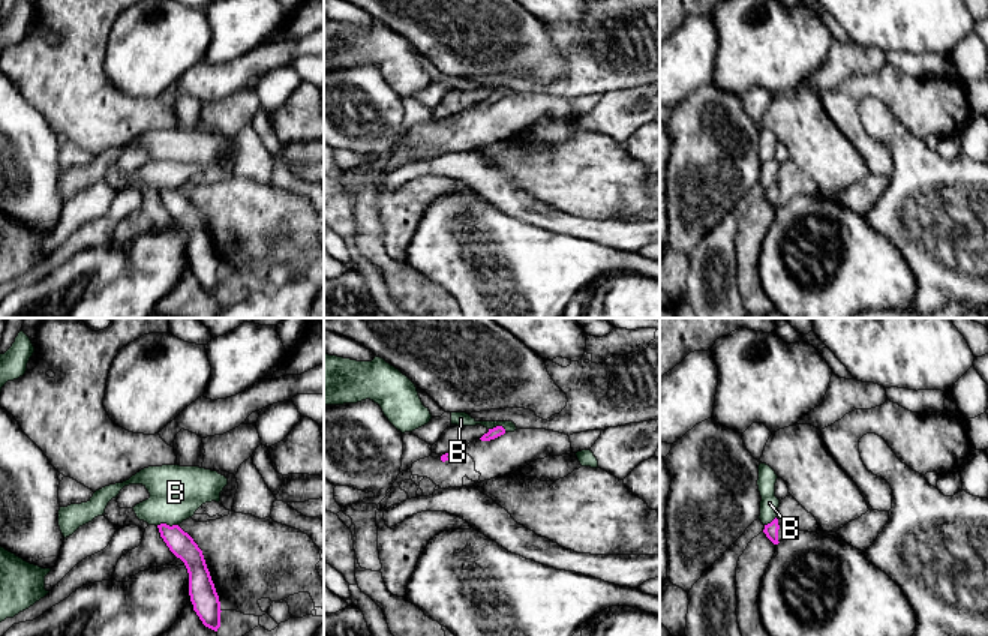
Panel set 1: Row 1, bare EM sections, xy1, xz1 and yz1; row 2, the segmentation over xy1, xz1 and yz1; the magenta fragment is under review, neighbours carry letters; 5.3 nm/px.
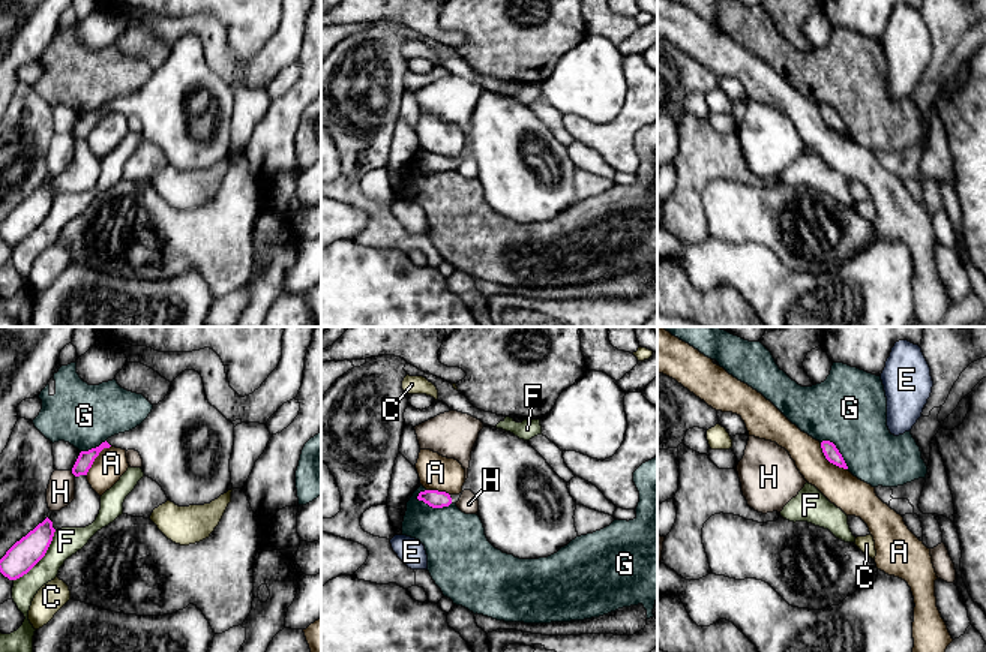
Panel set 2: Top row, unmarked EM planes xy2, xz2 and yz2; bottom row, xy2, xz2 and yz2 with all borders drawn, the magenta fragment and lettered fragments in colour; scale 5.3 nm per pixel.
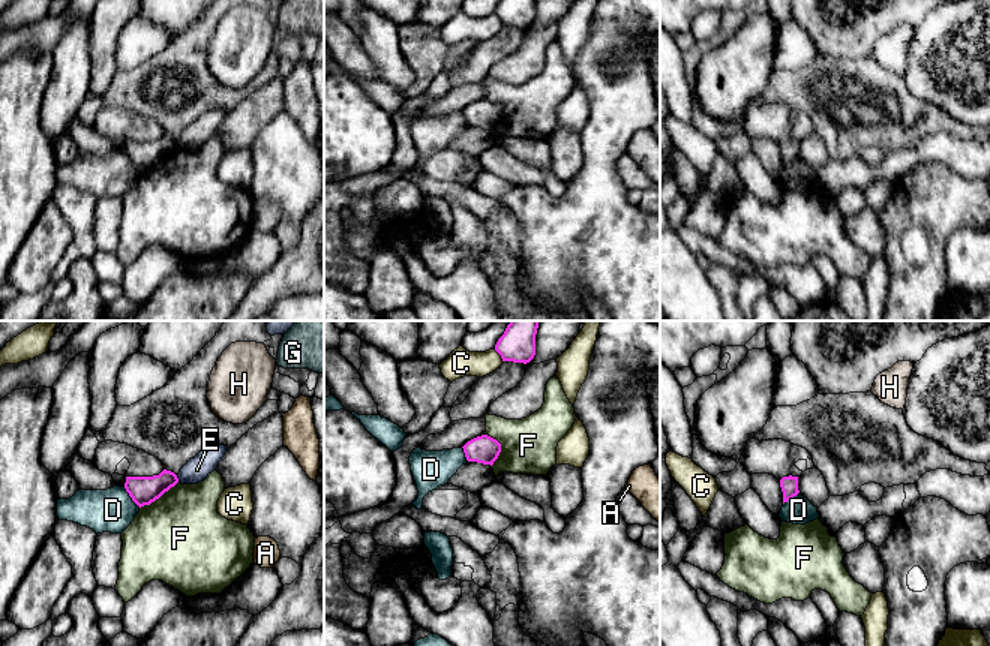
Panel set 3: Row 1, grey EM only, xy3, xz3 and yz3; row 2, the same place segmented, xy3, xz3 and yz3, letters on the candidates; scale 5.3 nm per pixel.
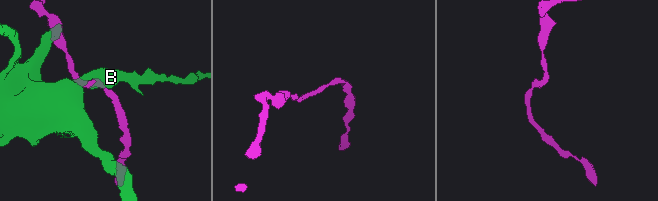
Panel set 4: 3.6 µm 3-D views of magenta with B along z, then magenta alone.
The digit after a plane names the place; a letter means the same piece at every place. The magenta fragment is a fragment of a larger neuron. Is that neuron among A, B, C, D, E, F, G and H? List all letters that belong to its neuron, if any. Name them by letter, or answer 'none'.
none

